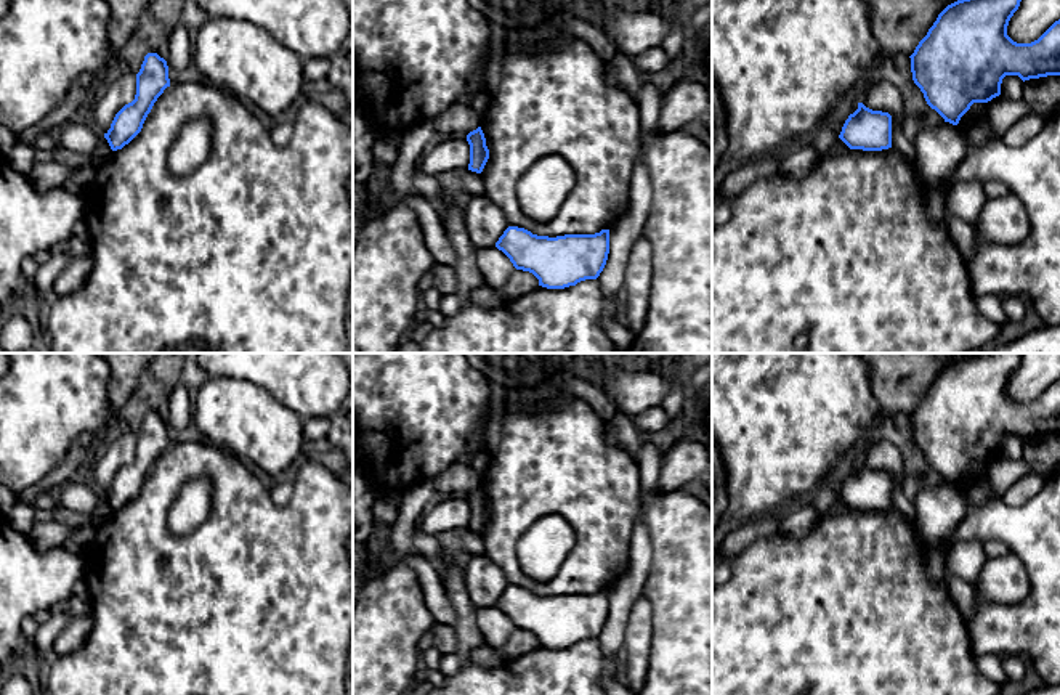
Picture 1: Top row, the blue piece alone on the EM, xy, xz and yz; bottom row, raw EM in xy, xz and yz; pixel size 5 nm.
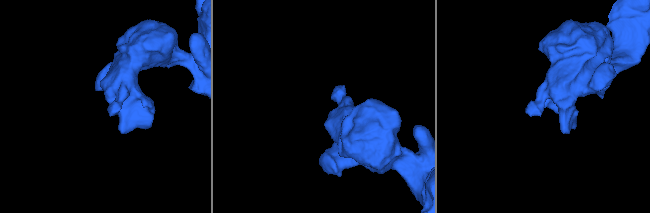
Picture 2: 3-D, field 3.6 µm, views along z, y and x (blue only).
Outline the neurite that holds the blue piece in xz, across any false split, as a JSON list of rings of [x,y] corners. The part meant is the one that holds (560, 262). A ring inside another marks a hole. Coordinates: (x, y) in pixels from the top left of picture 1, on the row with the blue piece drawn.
[[[508,226],[496,242],[516,270],[529,271],[547,289],[597,279],[609,254],[609,230],[595,234],[537,236]]]

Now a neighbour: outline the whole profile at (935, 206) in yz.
[[[930,188],[925,189],[925,213],[932,220],[938,220],[940,223],[946,226],[946,218],[945,218],[946,201],[938,191]]]

